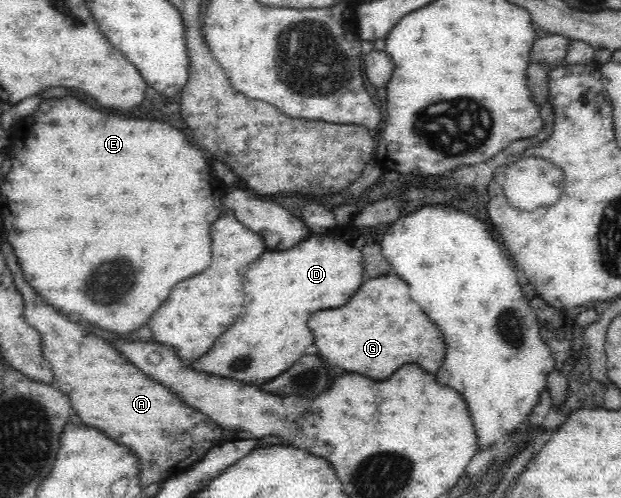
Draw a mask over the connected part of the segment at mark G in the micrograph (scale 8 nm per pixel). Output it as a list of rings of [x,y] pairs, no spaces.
[[[398,275],[366,281],[350,303],[314,313],[308,325],[316,337],[322,359],[348,373],[374,377],[374,381],[390,379],[392,373],[410,361],[436,373],[446,353],[442,331],[410,299],[410,289]]]

